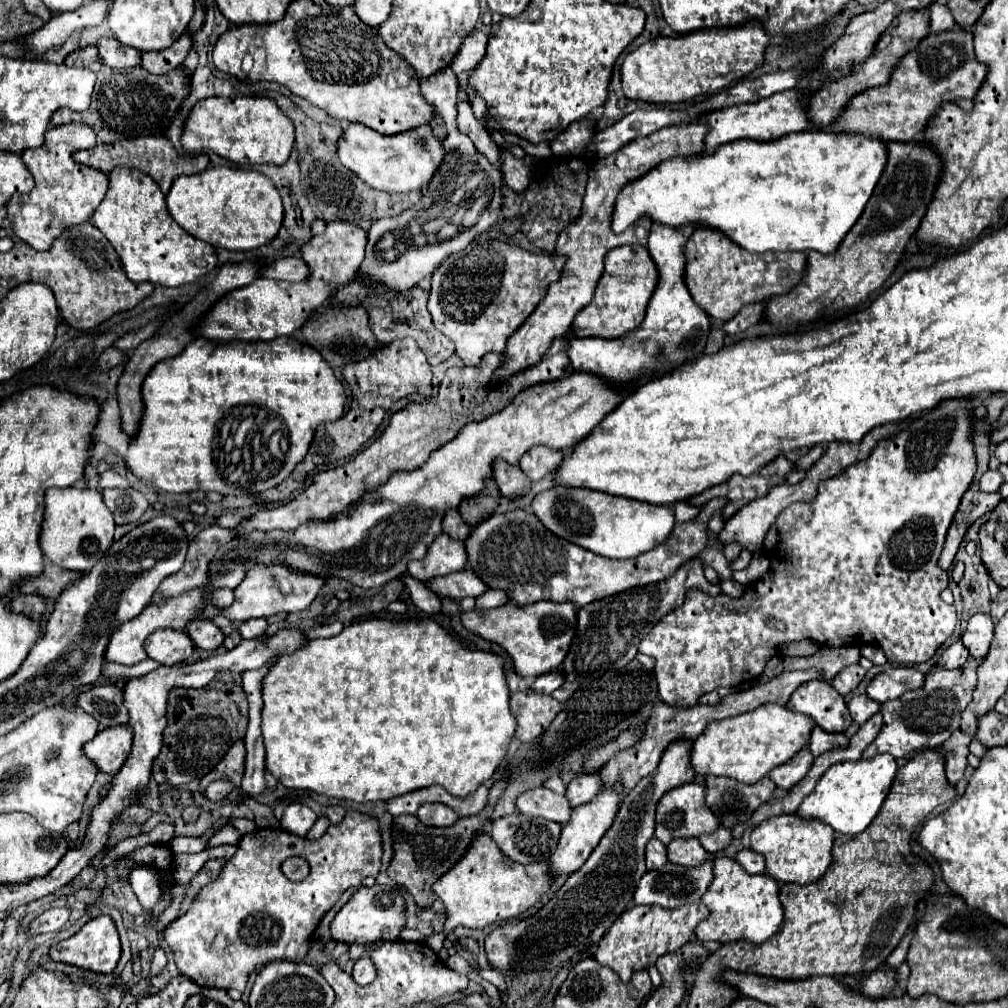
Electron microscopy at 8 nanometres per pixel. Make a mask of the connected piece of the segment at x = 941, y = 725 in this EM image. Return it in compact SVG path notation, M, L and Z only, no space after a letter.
M960 668L960 670L932 670L926 674L926 682L918 690L910 690L908 694L882 704L884 724L876 740L864 750L862 758L870 758L874 754L892 754L894 758L904 758L910 752L920 748L940 748L950 734L960 726L960 714L972 700L972 692L976 688L976 670Z

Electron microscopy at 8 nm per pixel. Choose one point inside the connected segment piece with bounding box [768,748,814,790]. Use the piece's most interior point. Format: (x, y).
(785, 776)

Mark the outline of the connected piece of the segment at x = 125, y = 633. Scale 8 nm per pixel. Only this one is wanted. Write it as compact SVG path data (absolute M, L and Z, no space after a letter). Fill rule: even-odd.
M190 590L190 592L184 592L182 596L166 600L162 604L148 604L142 610L142 614L138 614L134 620L122 624L118 630L114 630L114 634L110 636L108 650L106 650L106 660L120 662L126 666L134 666L134 664L142 662L148 656L144 650L146 638L158 628L184 628L188 624L188 618L192 618L192 610L196 610L196 606L200 606L200 598L204 598L208 594L210 592L206 592L206 590Z

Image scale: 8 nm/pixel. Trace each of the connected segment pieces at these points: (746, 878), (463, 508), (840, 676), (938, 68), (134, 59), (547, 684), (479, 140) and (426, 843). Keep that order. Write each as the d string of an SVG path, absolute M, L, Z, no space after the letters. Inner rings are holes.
M728 856L716 858L712 868L712 884L702 896L702 902L710 910L710 916L696 928L698 942L714 940L726 944L734 940L748 940L754 944L762 944L772 934L776 934L782 924L782 904L778 900L780 884L768 874L750 876L734 858Z
M490 478L490 480L486 480L484 488L478 494L460 502L458 510L460 510L462 518L468 520L470 526L476 526L480 520L488 518L496 510L498 502L500 502L500 490L498 490L494 478Z
M860 664L848 666L848 668L844 668L844 670L840 670L836 674L836 678L832 680L832 686L838 690L838 694L846 696L848 692L852 692L860 684L860 680L864 678L864 674L866 674L866 670Z
M962 28L936 34L932 32L916 46L916 50L908 52L902 58L888 84L856 94L832 130L864 134L870 138L880 138L884 142L908 142L924 134L930 118L936 114L942 102L954 102L956 98L974 98L984 80L986 66L974 56L972 32Z
M102 38L98 42L100 62L112 68L132 68L140 64L140 52L136 48L128 48L114 38Z
M556 670L556 672L548 672L548 674L538 676L532 690L540 692L540 694L552 694L562 684L564 684L564 674L562 674L562 670Z
M458 102L456 108L458 108L458 130L474 142L474 146L480 150L480 154L484 154L492 164L496 164L496 168L500 168L498 144L490 138L484 124L474 116L470 102Z
M498 780L492 788L490 788L490 796L488 796L488 806L478 812L476 816L468 816L468 818L460 818L456 824L448 826L448 828L432 828L432 826L424 826L416 816L396 816L392 822L392 840L394 840L394 856L390 860L390 866L386 870L386 874L400 886L404 886L418 902L418 906L428 908L434 902L434 894L432 894L432 884L440 878L440 874L446 874L452 864L456 864L456 860L460 860L460 856L464 854L466 846L470 846L472 836L482 828L484 822L490 820L492 808L496 804L496 800L500 798L500 794L504 792L506 782Z

